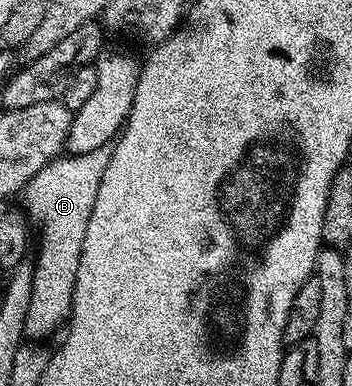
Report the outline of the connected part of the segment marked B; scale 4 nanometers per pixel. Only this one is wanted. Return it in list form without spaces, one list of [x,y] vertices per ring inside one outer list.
[[[108,144],[87,154],[59,155],[26,185],[24,212],[36,226],[37,236],[38,233],[42,236],[36,241],[38,261],[33,262],[34,282],[26,320],[27,338],[50,337],[67,324],[74,302],[76,273],[80,271],[80,251],[84,251],[84,234],[88,231],[88,219],[92,219],[92,207],[96,207],[96,191],[100,191],[113,150],[113,144]]]

